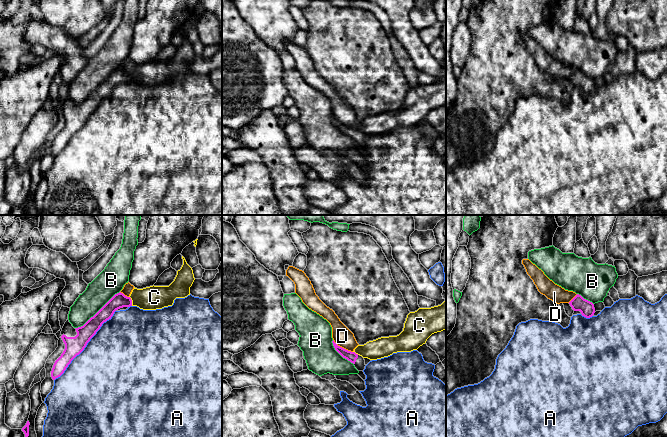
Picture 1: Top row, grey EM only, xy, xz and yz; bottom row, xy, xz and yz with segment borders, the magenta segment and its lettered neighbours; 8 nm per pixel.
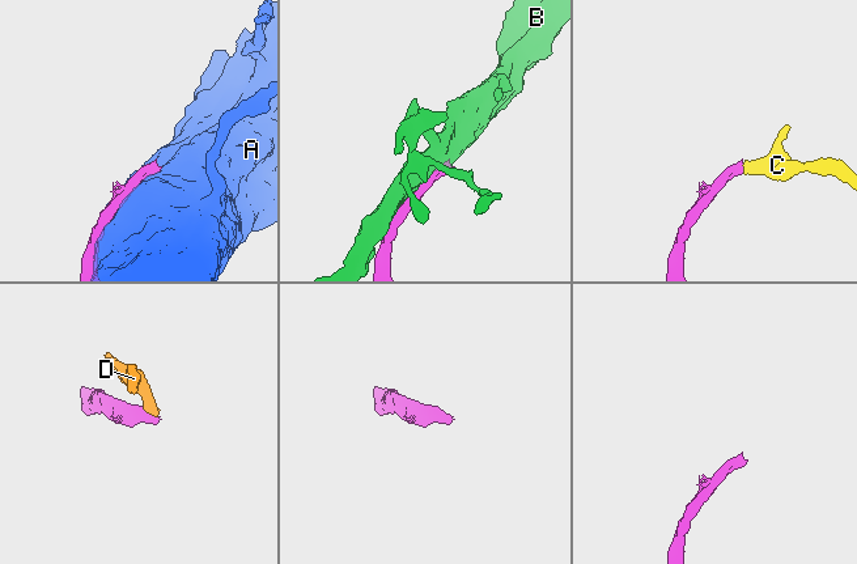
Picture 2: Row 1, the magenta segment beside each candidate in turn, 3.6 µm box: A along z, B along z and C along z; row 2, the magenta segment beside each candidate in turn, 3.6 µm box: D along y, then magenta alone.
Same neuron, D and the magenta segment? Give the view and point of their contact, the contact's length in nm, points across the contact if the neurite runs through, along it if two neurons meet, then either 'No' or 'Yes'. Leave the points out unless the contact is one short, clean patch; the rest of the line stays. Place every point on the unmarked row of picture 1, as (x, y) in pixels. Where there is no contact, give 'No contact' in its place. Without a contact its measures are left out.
Touches magenta at xz (341, 123). Shared border 190 nm. Boundary: xz (333, 115), (338, 121), (352, 128). No

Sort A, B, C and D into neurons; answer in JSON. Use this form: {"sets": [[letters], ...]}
{"sets": [["A"], ["B"], ["C", "D"]]}

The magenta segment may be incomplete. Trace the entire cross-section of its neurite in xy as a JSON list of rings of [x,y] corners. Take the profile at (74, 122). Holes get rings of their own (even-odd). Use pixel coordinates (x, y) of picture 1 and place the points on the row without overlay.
[[[119,68],[83,102],[74,104],[67,95],[61,107],[61,114],[65,120],[65,125],[53,141],[51,147],[52,155],[55,156],[64,149],[71,137],[84,126],[90,115],[104,98],[111,95],[116,86],[130,82],[132,82],[131,74]]]

